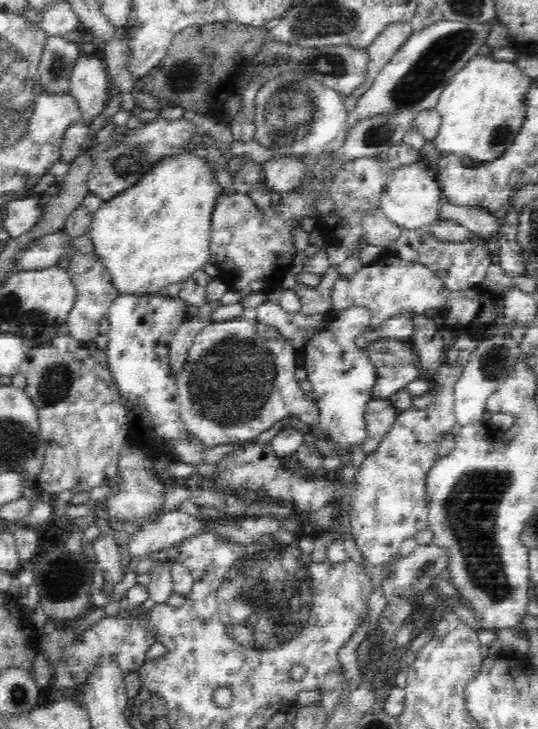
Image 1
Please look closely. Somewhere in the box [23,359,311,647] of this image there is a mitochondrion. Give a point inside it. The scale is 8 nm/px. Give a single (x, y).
(65, 580)

